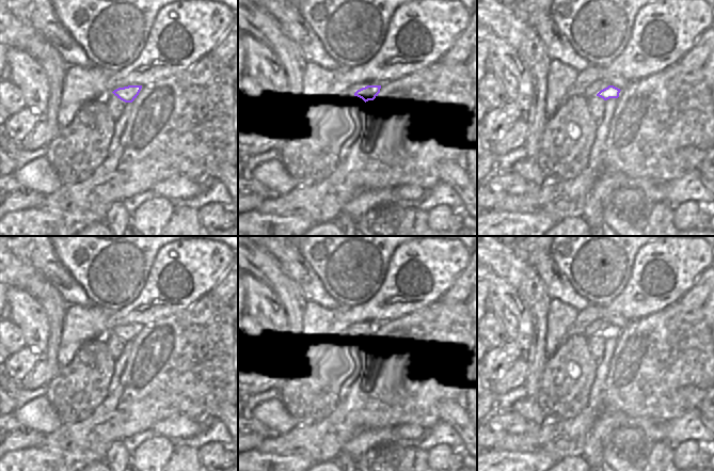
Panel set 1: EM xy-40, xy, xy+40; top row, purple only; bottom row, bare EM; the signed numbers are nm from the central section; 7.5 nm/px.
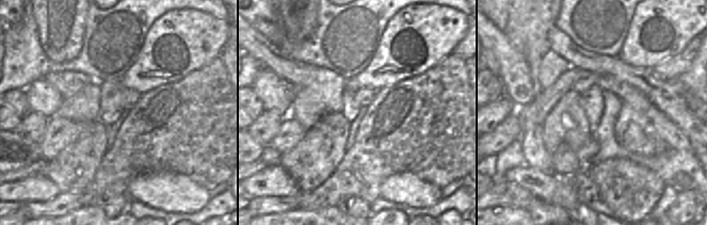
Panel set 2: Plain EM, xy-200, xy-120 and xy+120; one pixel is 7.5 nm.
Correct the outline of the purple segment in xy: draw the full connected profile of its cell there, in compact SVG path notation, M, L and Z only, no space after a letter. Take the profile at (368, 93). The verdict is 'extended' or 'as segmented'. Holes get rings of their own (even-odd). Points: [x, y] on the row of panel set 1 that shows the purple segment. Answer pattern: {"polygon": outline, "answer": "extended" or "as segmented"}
{"polygon": "M353 85L348 91L348 96L358 96L365 103L374 100L380 93L381 85Z", "answer": "extended"}

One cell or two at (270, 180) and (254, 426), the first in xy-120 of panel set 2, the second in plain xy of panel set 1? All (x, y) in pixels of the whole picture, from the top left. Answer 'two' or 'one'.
two

